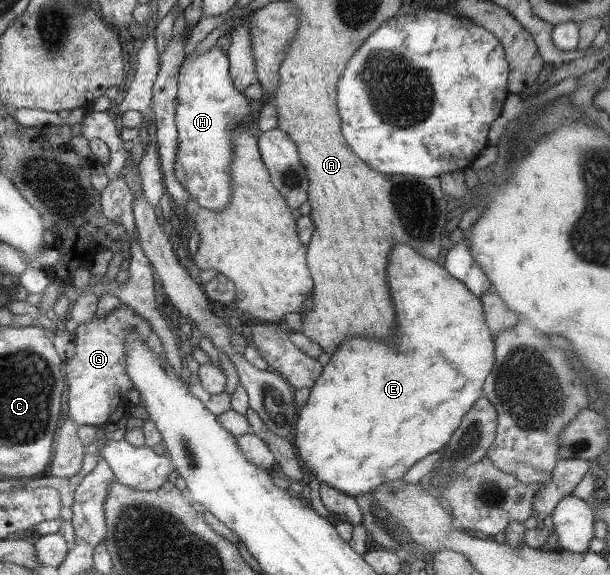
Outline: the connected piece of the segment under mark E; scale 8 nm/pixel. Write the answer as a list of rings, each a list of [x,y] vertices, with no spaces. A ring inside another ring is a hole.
[[[397,244],[389,250],[389,264],[387,264],[387,276],[389,276],[389,296],[393,300],[393,308],[397,308],[397,332],[393,342],[375,342],[363,337],[349,337],[330,356],[329,361],[322,367],[315,384],[310,388],[307,402],[297,409],[297,422],[294,426],[294,442],[297,459],[301,468],[307,474],[312,474],[321,482],[337,491],[355,498],[357,495],[368,496],[375,487],[383,483],[399,480],[405,476],[405,472],[421,458],[429,456],[431,452],[437,452],[441,446],[445,446],[452,438],[451,434],[460,426],[459,422],[464,418],[465,412],[483,396],[484,380],[495,366],[495,340],[491,330],[487,328],[483,320],[483,309],[480,300],[469,292],[469,289],[459,280],[445,272],[439,262],[431,262],[427,257],[422,257],[409,248],[407,244]]]

